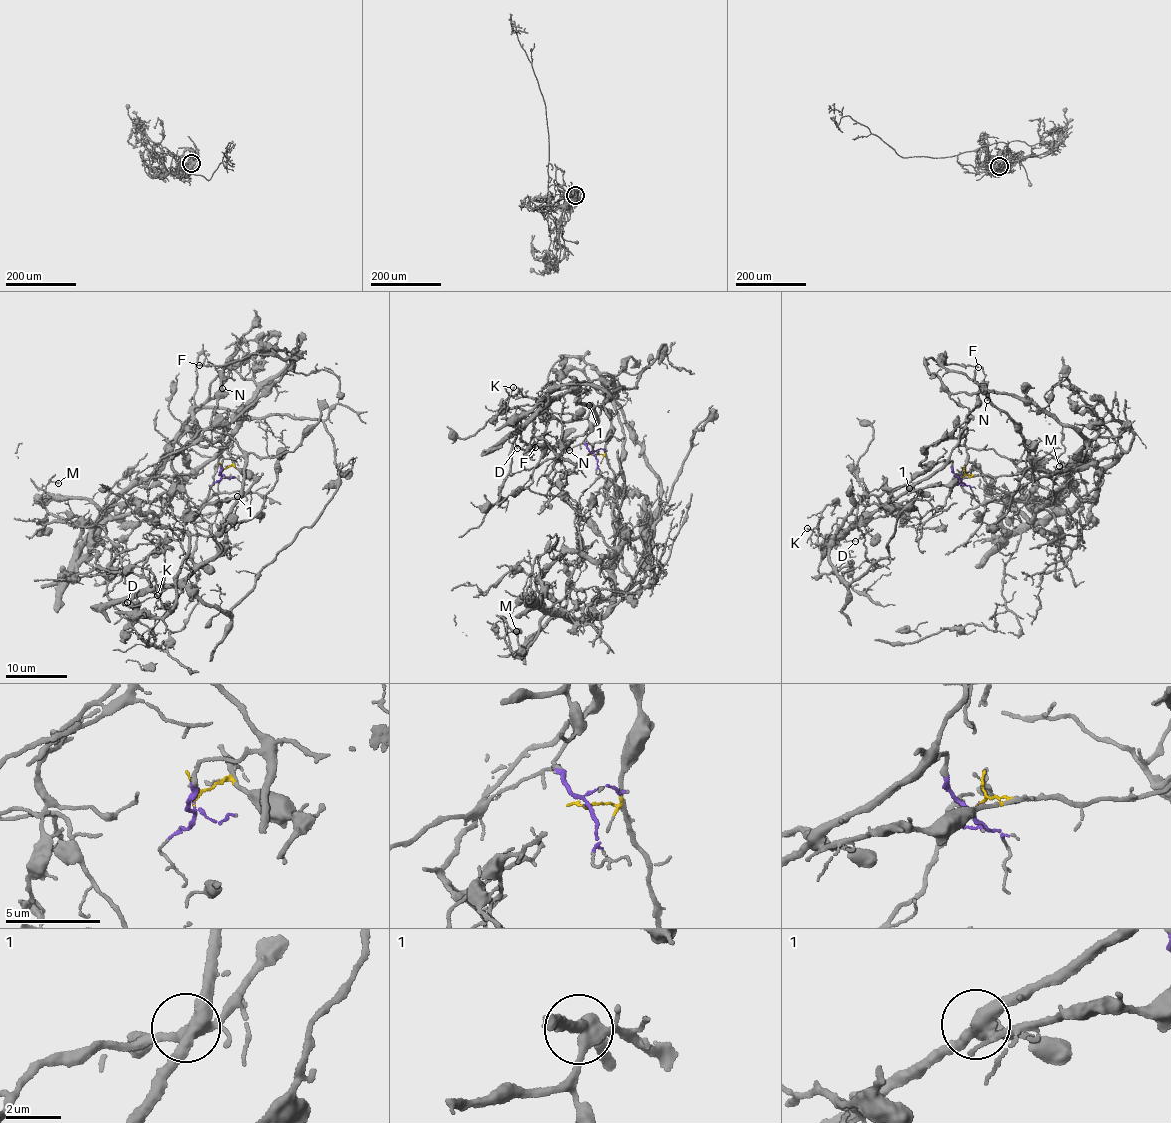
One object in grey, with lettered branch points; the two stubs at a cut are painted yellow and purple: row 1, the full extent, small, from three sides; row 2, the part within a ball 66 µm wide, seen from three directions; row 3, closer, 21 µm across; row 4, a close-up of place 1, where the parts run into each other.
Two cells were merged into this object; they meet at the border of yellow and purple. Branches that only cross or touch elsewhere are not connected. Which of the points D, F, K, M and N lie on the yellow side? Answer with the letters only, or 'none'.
F, K, M

